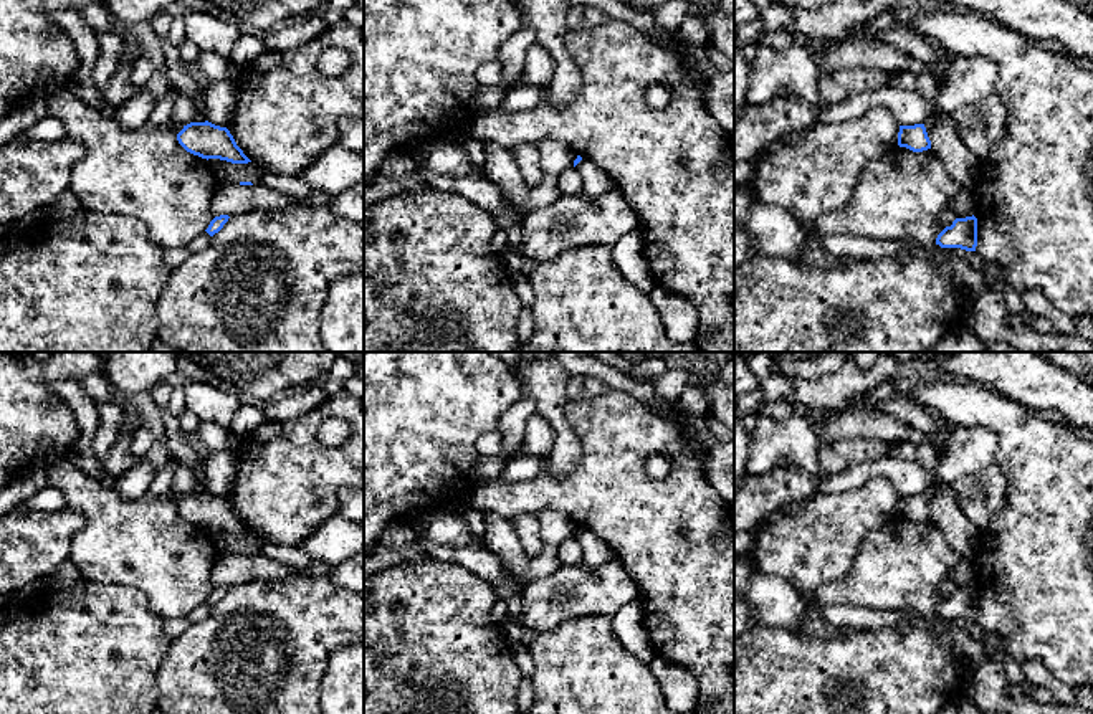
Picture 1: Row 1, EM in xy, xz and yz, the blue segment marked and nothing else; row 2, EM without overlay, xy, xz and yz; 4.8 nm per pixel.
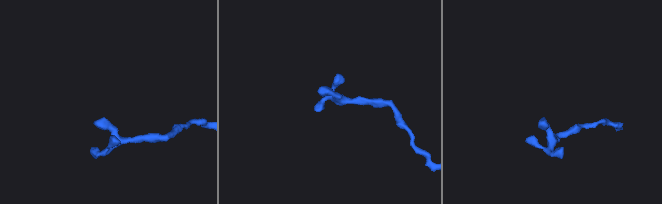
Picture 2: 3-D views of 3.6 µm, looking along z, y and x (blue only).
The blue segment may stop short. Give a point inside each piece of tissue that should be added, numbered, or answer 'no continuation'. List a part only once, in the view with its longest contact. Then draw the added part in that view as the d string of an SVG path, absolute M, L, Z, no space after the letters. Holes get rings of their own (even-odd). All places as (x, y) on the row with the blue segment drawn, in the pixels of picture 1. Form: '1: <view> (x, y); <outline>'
no continuation

